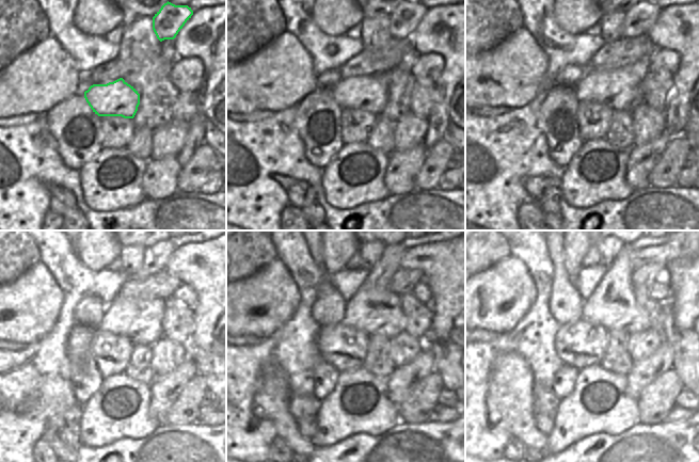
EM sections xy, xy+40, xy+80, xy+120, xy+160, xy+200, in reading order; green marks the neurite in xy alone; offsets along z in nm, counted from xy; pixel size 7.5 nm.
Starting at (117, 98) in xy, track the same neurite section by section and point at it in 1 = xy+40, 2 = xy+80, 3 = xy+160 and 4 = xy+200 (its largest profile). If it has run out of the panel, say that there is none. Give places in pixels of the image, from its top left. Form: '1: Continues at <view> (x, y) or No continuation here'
1: Continues at xy+40 (368, 93)
2: Continues at xy+80 (616, 90)
3: Continues at xy+160 (374, 308)
4: Continues at xy+200 (613, 305).

